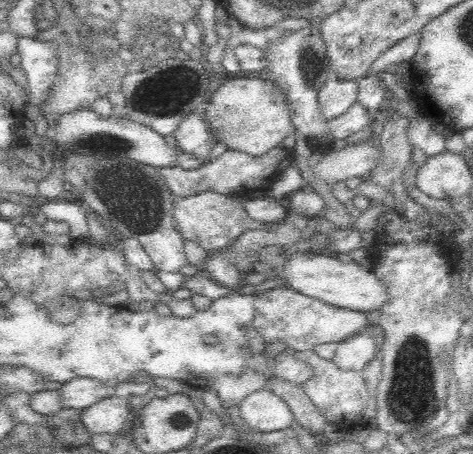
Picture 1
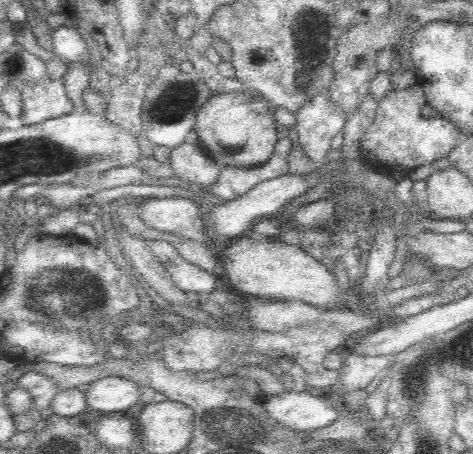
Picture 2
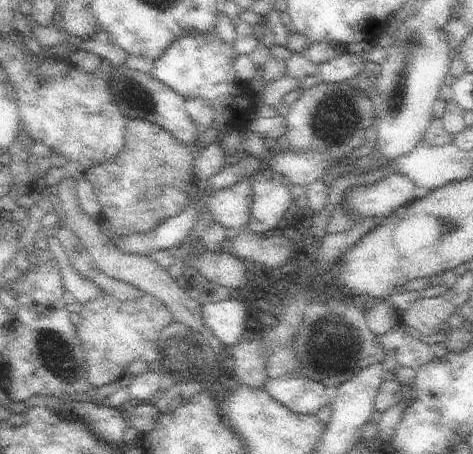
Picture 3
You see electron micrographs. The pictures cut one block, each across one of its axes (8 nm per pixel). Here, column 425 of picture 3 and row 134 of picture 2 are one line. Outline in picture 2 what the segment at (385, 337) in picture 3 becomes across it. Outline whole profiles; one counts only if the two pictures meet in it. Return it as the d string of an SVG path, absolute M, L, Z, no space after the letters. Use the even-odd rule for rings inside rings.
M368 96L362 100L362 104L352 114L348 114L348 120L346 120L346 126L342 132L344 134L342 152L348 158L360 156L360 140L364 138L368 126L374 122L374 118L378 114L378 106L380 106L380 102L376 102L372 96Z

